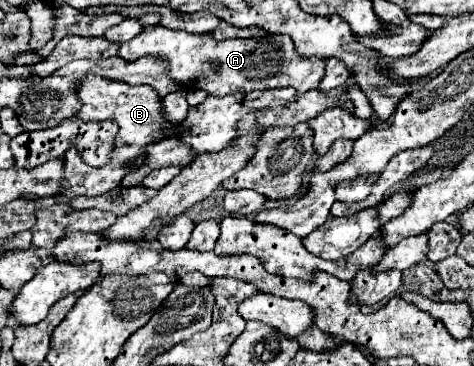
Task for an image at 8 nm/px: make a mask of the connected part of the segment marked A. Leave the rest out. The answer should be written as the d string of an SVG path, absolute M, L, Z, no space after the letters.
M162 25L144 27L138 37L120 45L118 55L136 61L144 55L156 55L170 63L170 77L188 89L204 89L214 97L236 91L256 91L268 87L294 87L298 93L316 89L324 77L324 59L300 57L286 35L268 35L262 39L224 39L216 41L208 33L170 31Z

